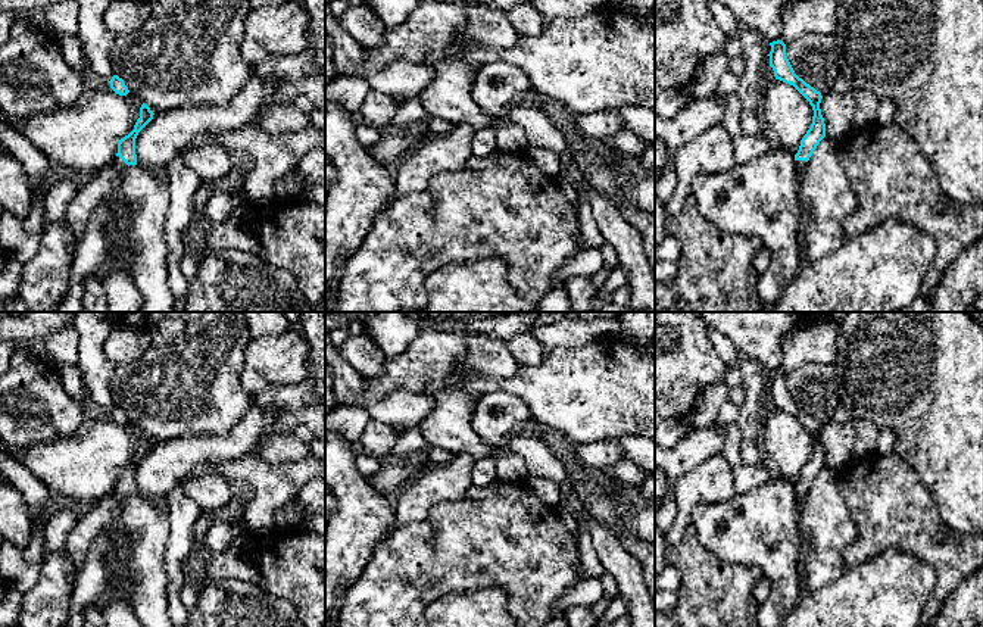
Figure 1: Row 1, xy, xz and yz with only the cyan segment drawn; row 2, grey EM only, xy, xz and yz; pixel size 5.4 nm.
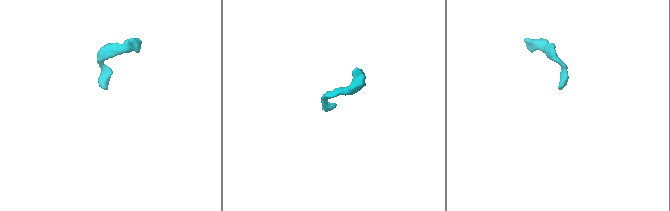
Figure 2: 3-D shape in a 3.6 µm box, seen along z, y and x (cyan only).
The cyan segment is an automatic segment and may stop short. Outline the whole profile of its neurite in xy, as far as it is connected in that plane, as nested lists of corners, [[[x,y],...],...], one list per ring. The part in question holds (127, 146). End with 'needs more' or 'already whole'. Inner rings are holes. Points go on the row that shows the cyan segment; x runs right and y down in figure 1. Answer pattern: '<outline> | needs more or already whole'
[[[143,103],[134,130],[118,143],[116,157],[102,169],[96,171],[90,183],[77,190],[69,202],[65,219],[75,235],[74,252],[93,210],[104,197],[116,191],[122,171],[129,165],[137,165],[135,138],[153,119],[153,115],[150,107]]] | needs more

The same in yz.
[[[781,40],[773,41],[770,43],[770,46],[770,66],[774,71],[776,79],[793,85],[809,102],[814,110],[812,124],[803,135],[803,138],[801,140],[799,150],[795,155],[796,177],[799,177],[803,168],[806,166],[806,162],[812,156],[814,150],[826,137],[826,124],[820,109],[823,96],[820,91],[817,91],[814,87],[806,84],[802,78],[799,78],[795,74],[786,56],[786,44]]] | needs more

